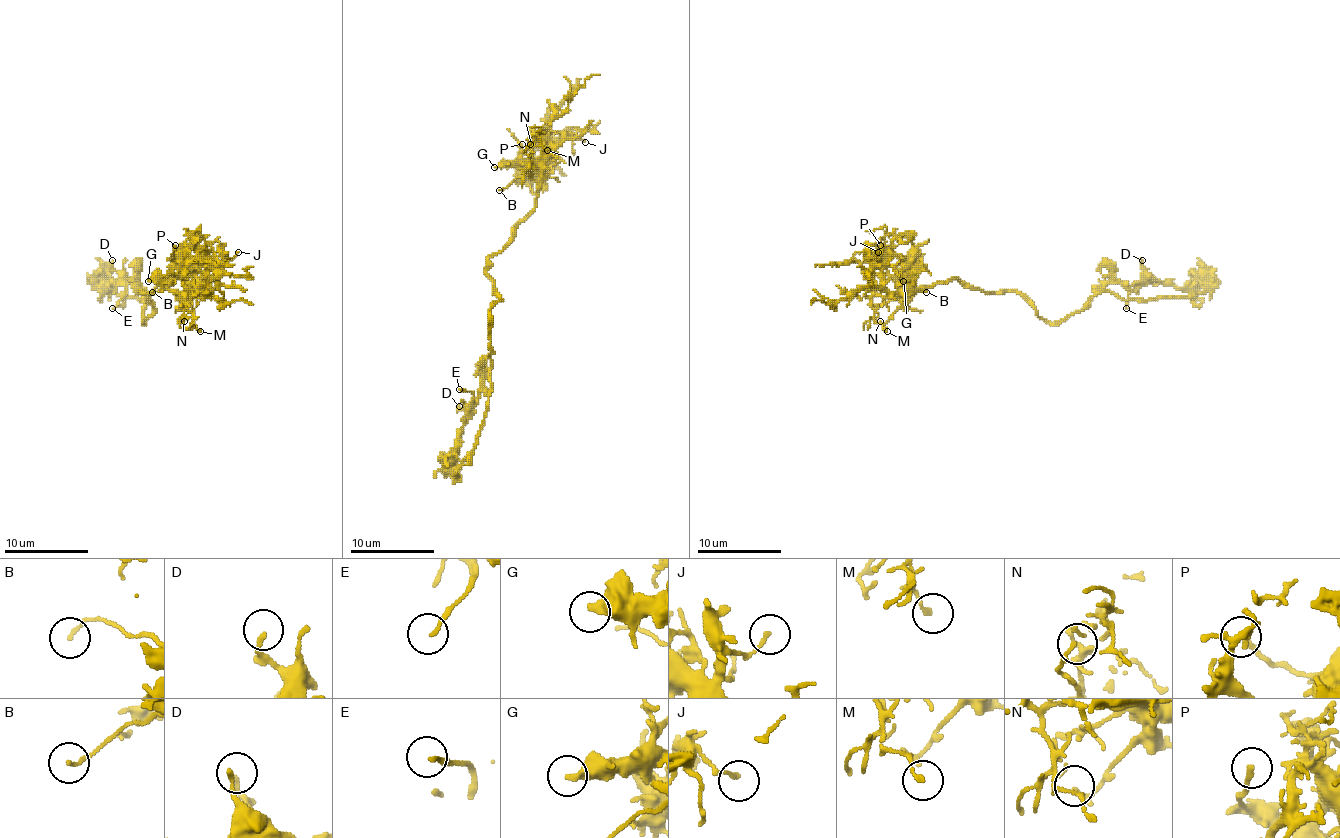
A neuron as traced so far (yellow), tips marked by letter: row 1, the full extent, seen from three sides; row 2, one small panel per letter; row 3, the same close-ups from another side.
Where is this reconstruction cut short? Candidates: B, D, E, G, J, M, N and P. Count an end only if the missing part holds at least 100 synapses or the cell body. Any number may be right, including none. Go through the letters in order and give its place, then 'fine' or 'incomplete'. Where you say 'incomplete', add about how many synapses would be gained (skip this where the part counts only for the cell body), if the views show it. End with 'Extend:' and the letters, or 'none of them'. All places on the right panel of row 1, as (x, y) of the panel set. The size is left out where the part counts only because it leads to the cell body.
B: (926, 292) | fine
D: (1142, 260) | fine
E: (1126, 308) | fine
G: (903, 281) | fine
J: (878, 252) | fine
M: (887, 331) | fine
N: (880, 321) | fine
P: (880, 245) | fine
Extend: none of them

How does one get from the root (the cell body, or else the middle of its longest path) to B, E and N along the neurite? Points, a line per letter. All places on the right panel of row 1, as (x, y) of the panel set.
B: (1008, 292), (981, 292), (964, 287), (956, 279), (912, 292), (922, 285), (926, 292)
E: (1008, 292), (1021, 294), (1042, 319), (1061, 323), (1077, 313), (1107, 283), (1138, 283), (1128, 296), (1126, 308)
N: (1008, 292), (981, 292), (949, 279), (918, 292), (884, 323), (880, 321)

